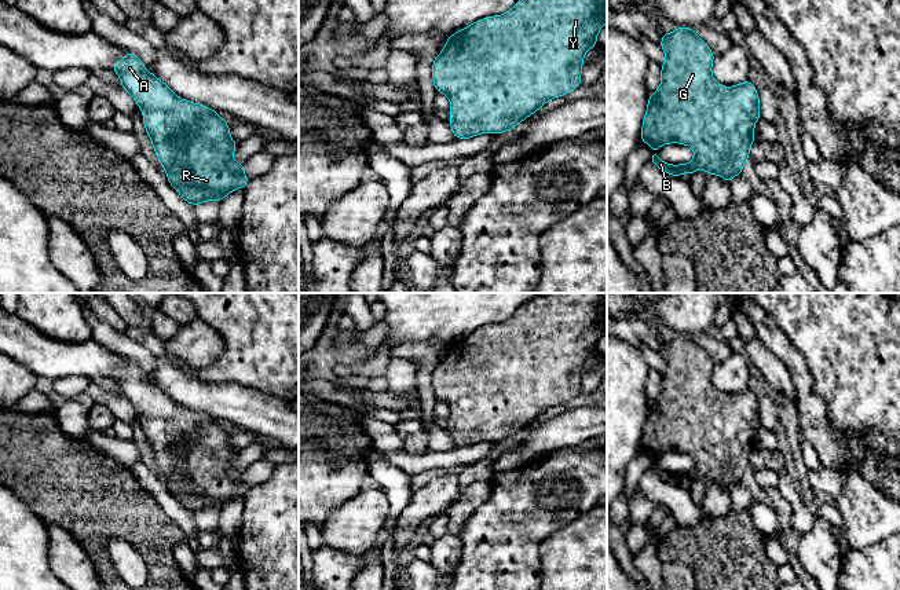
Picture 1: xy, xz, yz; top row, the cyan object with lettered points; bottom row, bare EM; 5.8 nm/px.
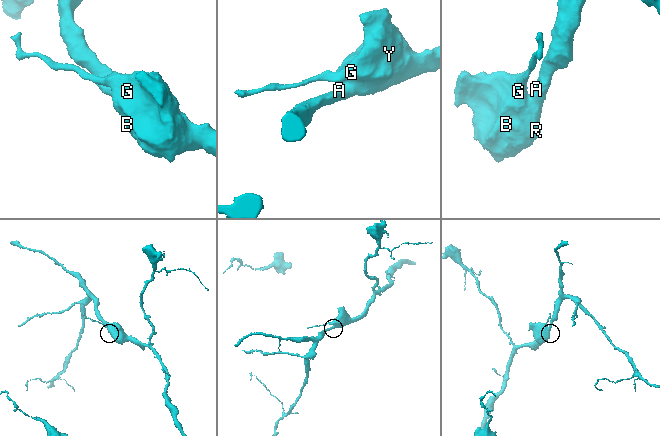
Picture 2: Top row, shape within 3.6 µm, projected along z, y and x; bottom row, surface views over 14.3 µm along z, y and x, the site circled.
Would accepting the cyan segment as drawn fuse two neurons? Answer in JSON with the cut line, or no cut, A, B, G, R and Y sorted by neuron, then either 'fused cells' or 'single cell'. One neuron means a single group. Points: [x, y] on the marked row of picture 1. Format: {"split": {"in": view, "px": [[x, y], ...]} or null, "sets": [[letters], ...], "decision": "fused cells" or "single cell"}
{"split": null, "sets": [["A", "B", "G", "R", "Y"]], "decision": "single cell"}

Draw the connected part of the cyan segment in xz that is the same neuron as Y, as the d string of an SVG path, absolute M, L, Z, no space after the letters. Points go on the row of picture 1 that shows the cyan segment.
M519 0L515 7L495 17L487 17L472 25L453 33L446 39L443 51L435 56L432 63L432 81L436 92L444 94L450 99L450 127L456 139L475 138L483 132L504 133L513 129L523 122L527 117L539 110L548 100L563 96L581 85L581 73L583 55L588 50L597 45L597 34L607 22L607 0Z

